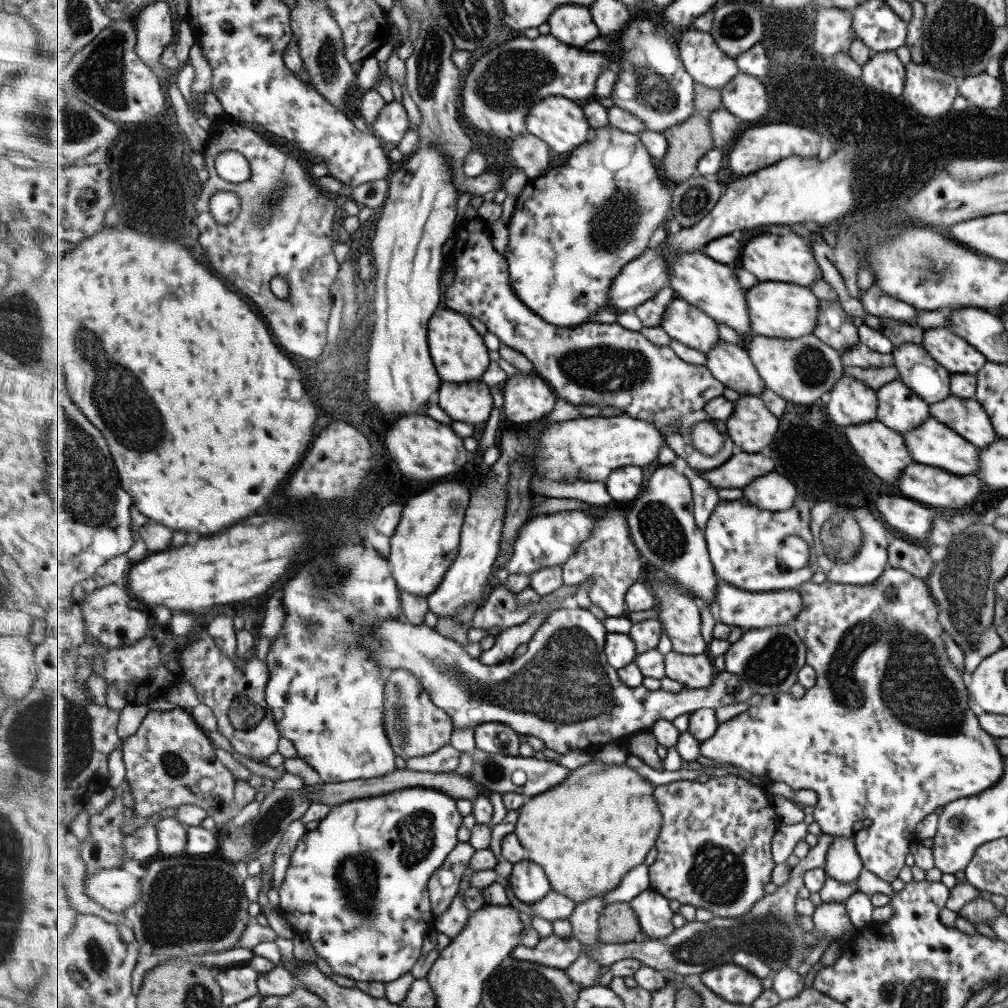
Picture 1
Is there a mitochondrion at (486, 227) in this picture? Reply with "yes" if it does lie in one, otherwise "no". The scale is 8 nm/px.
no

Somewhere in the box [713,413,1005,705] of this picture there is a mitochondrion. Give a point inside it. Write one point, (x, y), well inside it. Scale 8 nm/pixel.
(963, 579)

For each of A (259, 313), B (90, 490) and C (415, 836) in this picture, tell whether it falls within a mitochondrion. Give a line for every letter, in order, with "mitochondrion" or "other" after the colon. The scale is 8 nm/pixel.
A: other
B: mitochondrion
C: mitochondrion

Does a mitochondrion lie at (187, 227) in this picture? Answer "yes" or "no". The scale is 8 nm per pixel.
no

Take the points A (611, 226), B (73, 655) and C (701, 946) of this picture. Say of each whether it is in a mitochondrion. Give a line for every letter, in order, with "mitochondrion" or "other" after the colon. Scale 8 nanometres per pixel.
A: mitochondrion
B: other
C: mitochondrion

